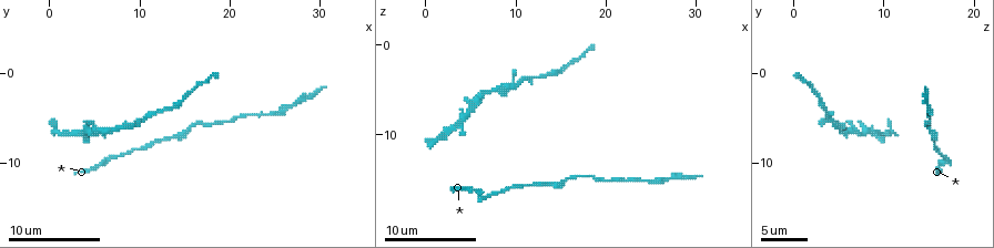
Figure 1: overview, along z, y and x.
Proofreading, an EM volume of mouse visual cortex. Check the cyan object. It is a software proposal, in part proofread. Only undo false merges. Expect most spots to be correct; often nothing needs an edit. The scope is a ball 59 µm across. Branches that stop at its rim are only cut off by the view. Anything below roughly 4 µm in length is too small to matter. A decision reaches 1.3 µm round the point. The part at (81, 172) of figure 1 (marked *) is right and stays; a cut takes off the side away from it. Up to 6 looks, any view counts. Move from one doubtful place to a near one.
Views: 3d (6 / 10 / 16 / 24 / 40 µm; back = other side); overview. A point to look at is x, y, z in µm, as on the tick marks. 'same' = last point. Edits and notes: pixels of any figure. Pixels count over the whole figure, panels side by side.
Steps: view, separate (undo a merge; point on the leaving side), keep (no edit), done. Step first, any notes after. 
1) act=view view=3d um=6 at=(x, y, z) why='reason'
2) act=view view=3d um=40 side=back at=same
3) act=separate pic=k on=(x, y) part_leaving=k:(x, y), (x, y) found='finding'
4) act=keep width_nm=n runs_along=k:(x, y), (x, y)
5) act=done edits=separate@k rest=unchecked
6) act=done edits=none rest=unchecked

act=view view=3d um=10 at=(7.0, 9.4, 17.0) why='three arms meet'

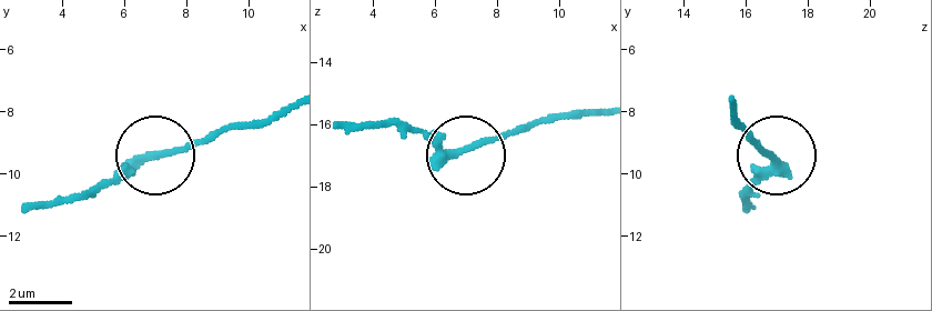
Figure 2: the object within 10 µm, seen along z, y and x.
act=keep runs_along=2:(741, 206), (773, 162), (741, 126) found='all the same cell'

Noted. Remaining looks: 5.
act=view view=3d um=16 at=(26.6, 3.8, 15.0) why='calibre changes'

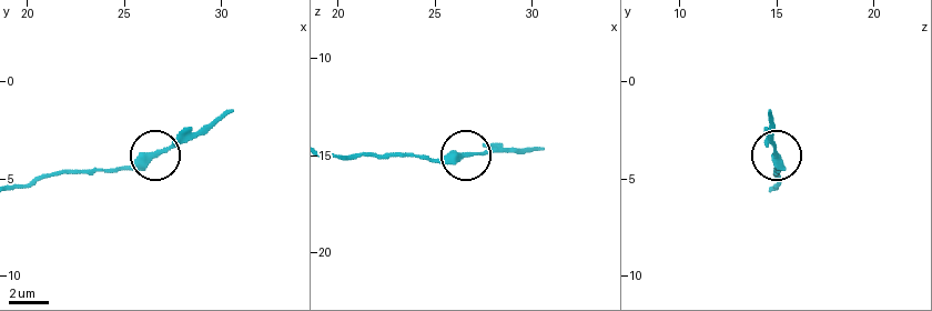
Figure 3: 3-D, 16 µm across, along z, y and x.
act=view view=3d um=6 at=(26.6, 3.7, 14.9)

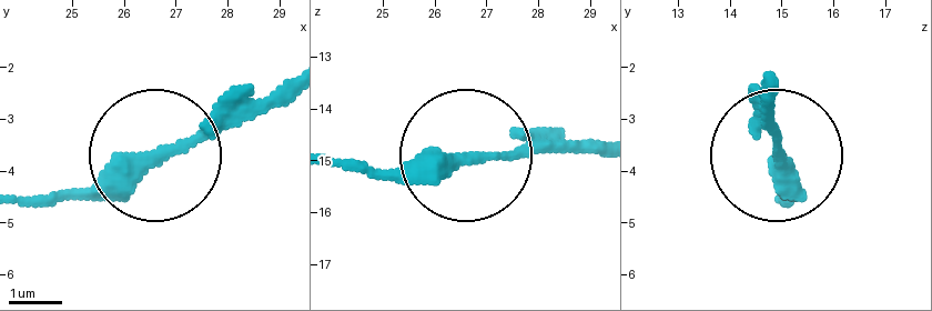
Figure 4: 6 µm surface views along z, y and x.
act=keep found='one cell here'

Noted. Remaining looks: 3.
act=view view=3d um=16 at=(9.4, 5.6, 4.8) why='two arms in line, one across'

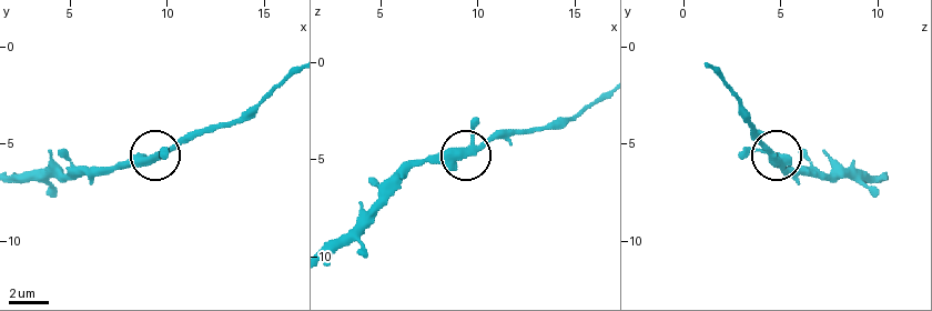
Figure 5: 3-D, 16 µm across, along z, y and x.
act=keep found='continuous, no second cell'

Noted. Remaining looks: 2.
act=done edits=none rest=unchecked

